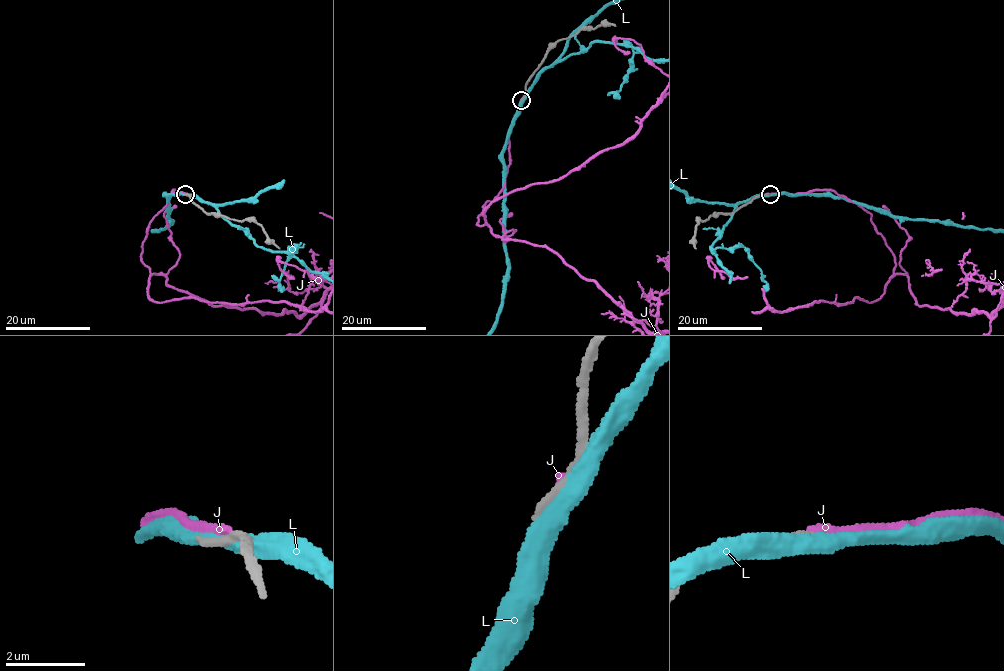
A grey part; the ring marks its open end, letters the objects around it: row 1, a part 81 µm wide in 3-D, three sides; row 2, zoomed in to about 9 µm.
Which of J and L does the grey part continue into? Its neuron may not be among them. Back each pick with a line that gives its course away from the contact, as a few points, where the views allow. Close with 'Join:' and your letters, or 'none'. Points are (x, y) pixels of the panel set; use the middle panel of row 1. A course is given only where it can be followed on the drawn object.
Join: none

